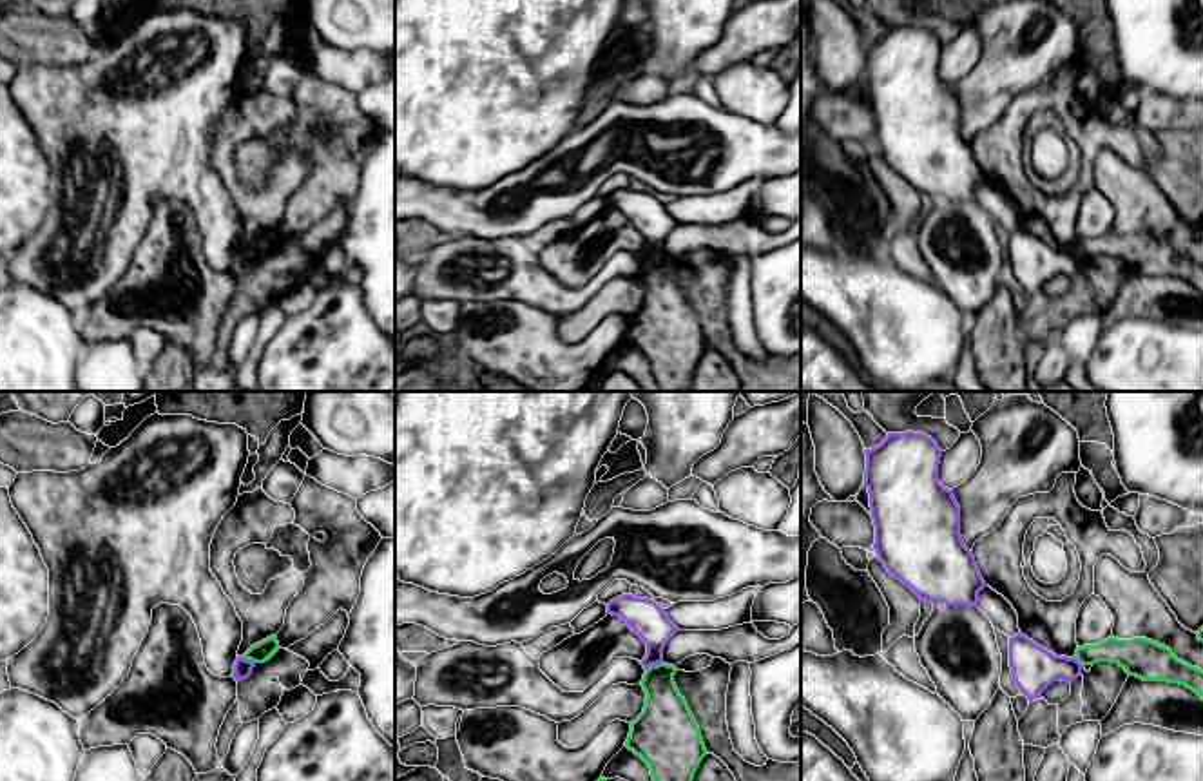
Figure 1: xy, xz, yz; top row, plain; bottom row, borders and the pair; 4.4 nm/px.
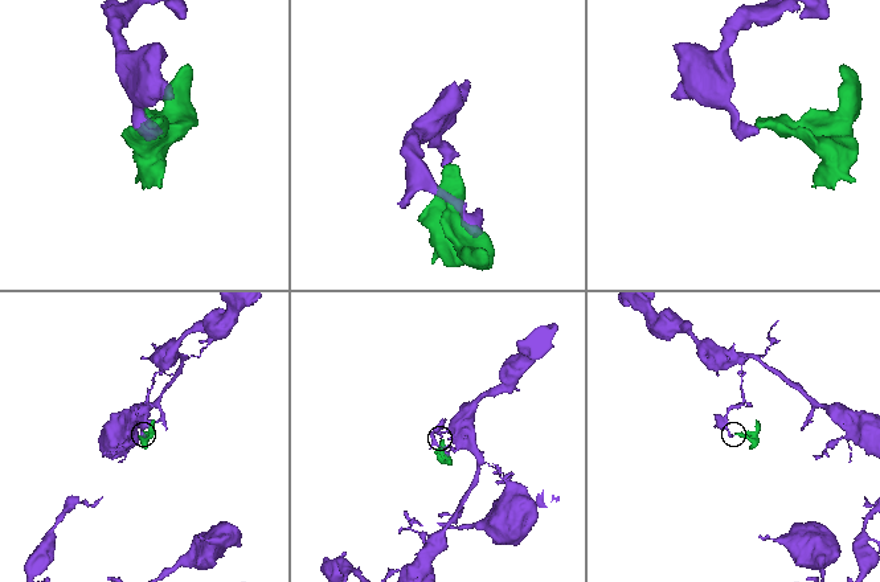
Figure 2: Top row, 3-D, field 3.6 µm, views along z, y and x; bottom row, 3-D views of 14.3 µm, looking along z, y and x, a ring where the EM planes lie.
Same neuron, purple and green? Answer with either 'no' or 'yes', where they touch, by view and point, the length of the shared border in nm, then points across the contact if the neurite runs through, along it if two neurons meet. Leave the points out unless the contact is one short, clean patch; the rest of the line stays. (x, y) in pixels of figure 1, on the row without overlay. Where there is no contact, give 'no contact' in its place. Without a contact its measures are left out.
no | xz (653, 258) | 90 nm | along xz (662, 256), (651, 258), (645, 263)

